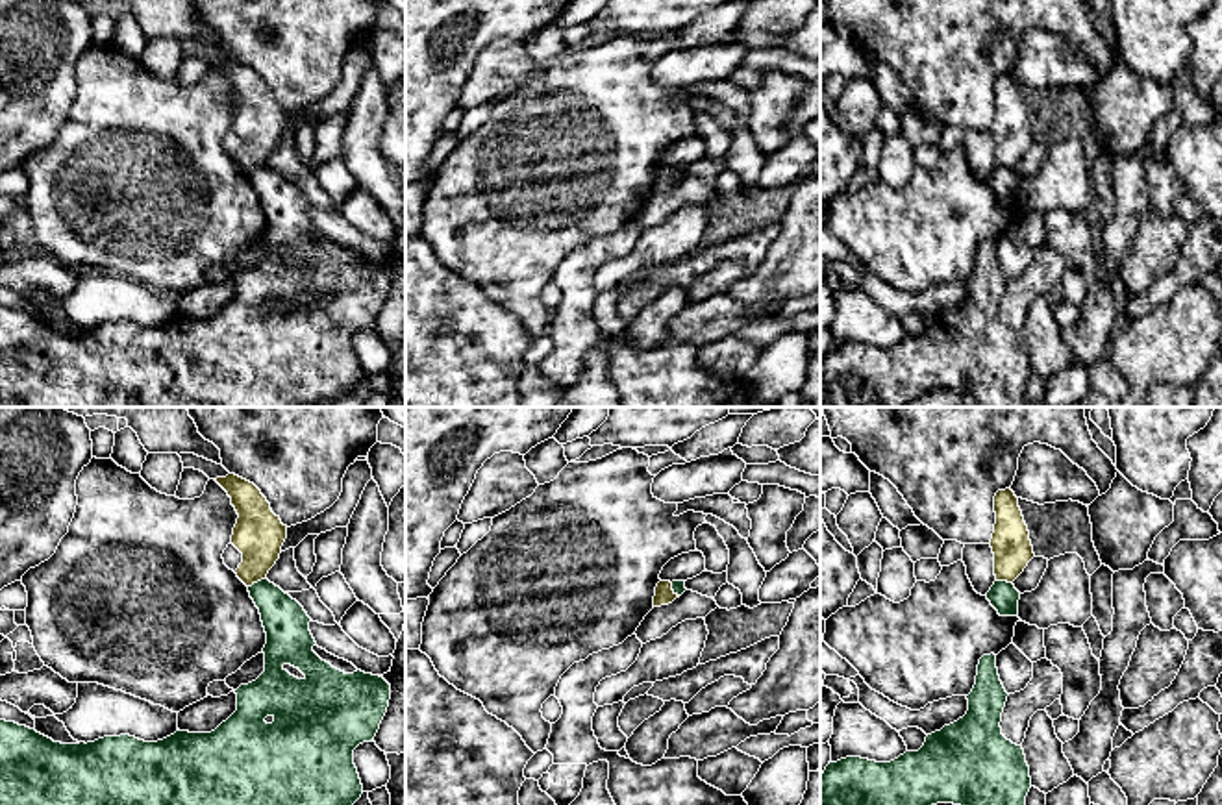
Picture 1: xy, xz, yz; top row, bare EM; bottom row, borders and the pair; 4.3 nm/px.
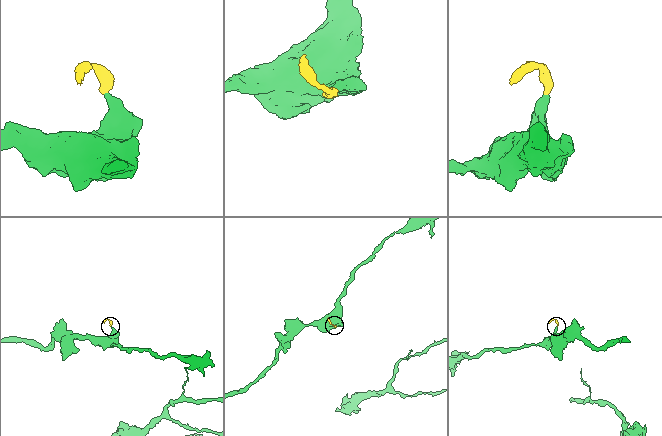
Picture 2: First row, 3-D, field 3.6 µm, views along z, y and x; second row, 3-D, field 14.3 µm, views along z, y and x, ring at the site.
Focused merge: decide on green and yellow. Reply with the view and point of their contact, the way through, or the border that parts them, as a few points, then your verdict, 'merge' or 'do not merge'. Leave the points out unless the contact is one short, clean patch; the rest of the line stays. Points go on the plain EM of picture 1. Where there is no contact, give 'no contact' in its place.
meets green in xy at (258, 167); border along xy (265, 163), (249, 173); do not merge

